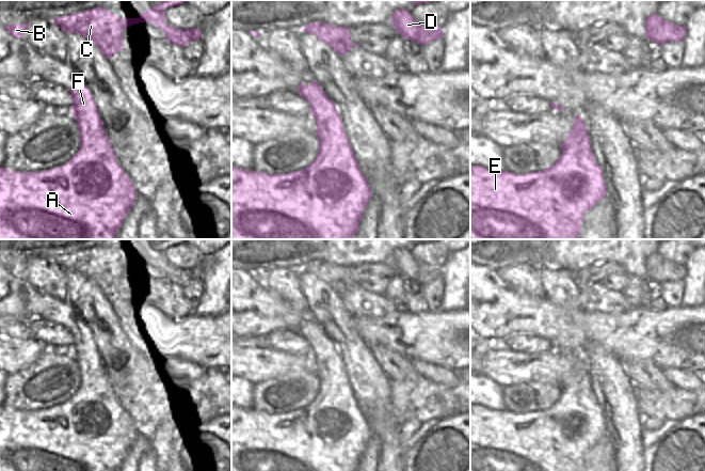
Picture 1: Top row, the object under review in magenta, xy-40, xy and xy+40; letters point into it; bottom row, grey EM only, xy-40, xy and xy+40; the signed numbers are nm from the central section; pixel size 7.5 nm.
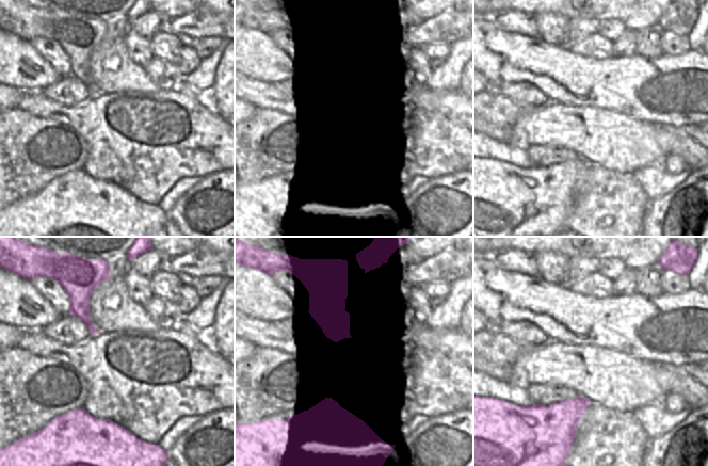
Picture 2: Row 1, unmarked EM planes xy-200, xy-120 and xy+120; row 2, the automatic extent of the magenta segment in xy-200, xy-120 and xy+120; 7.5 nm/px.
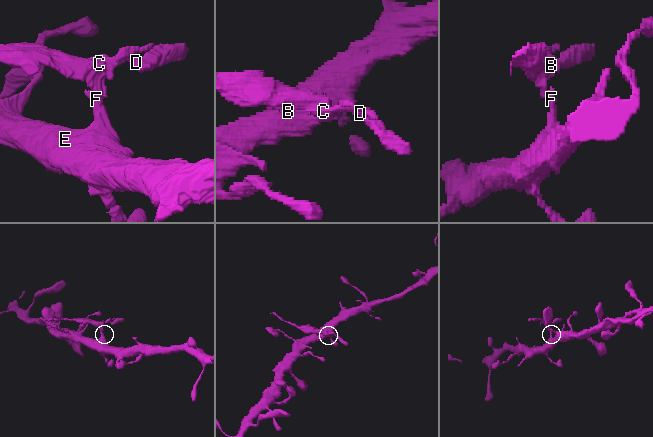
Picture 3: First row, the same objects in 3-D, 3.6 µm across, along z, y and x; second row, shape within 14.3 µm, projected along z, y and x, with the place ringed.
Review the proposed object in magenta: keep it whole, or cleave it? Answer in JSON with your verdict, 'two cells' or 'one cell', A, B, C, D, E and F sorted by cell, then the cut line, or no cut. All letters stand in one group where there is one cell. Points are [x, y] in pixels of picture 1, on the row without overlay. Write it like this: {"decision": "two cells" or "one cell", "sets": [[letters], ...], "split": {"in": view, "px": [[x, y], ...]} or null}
{"decision": "two cells", "sets": [["A", "E"], ["B", "C", "D", "F"]], "split": {"in": "xy", "px": [[343, 367], [340, 372], [317, 370]]}}

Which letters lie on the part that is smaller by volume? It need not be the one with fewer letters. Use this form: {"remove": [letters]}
{"remove": ["B", "C", "D", "F"]}

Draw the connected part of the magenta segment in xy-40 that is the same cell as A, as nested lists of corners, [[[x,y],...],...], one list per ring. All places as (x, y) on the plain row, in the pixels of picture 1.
[[[103,370],[102,373],[80,371],[80,389],[70,401],[53,409],[43,411],[17,411],[0,407],[0,471],[118,471],[138,434],[127,411],[118,404],[114,388]]]

